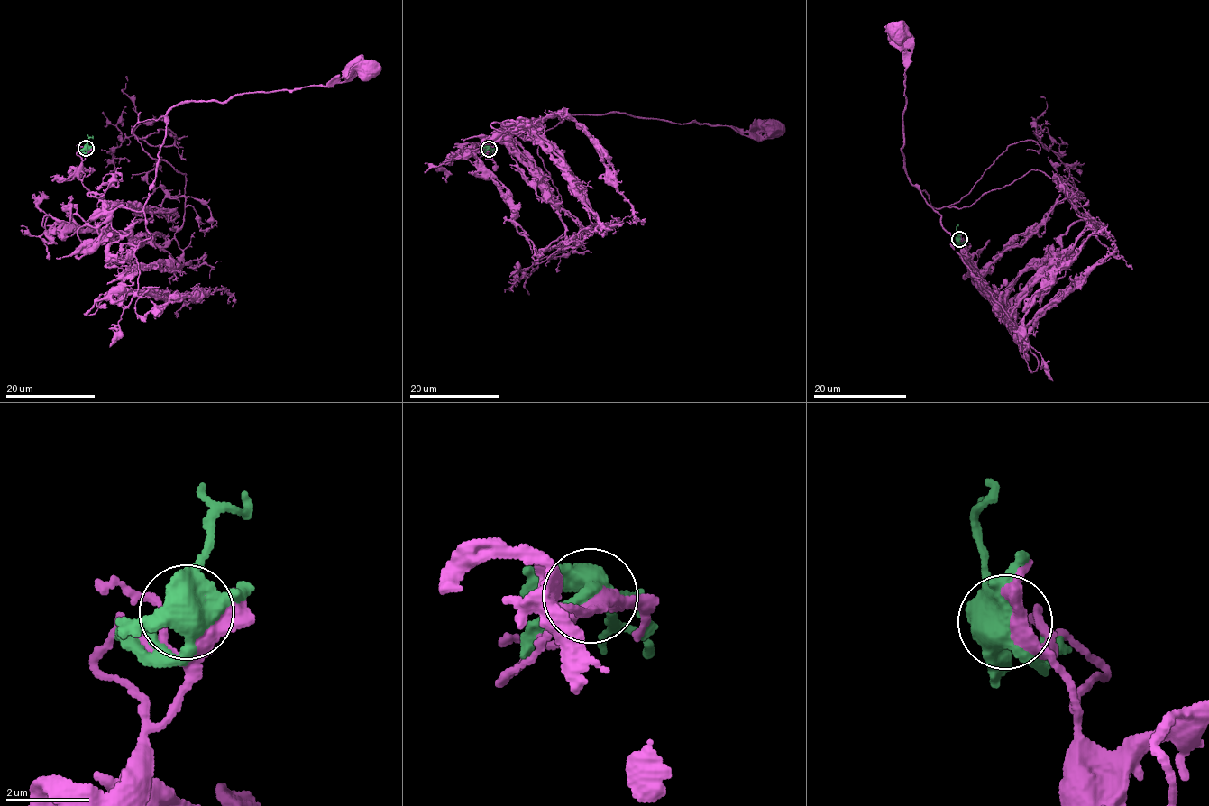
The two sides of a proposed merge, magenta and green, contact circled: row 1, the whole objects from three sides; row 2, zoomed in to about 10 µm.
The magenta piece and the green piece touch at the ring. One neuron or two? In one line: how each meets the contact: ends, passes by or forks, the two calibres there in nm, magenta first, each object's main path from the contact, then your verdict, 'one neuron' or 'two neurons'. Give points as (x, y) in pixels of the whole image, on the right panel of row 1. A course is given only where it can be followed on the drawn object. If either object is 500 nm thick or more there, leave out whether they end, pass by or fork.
magenta passes by; green forks; calibres 360 and 480 nm; course magenta (959, 239), (978, 274), (1052, 206), (1077, 199), (1030, 170), (968, 206), (933, 207), (902, 149), (897, 31); course green (959, 239), (956, 229), (958, 224); two neurons

